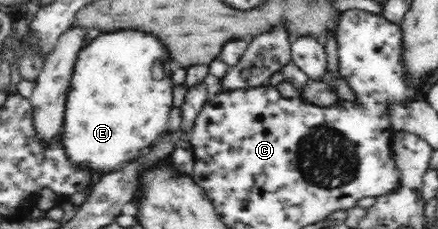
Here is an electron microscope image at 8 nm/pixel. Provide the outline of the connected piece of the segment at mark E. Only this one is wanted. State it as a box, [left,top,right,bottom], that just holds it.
[61,31,174,175]

